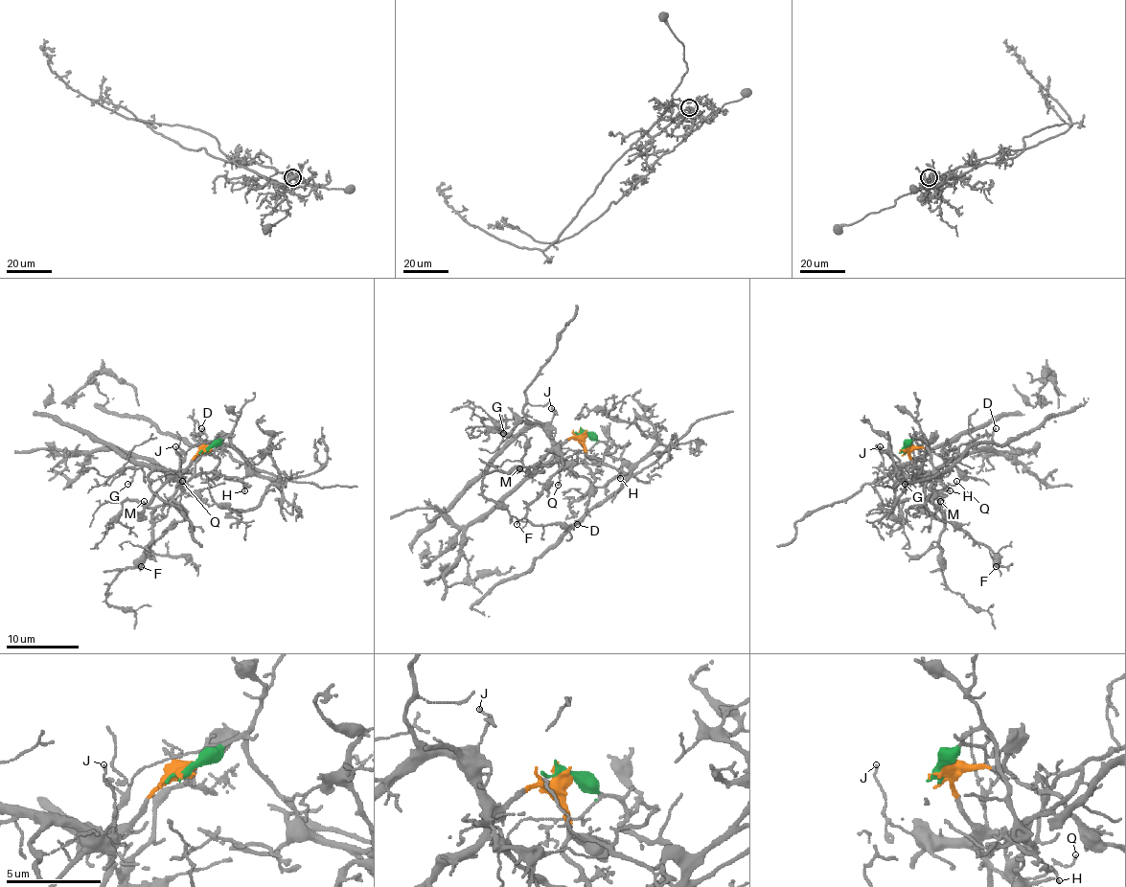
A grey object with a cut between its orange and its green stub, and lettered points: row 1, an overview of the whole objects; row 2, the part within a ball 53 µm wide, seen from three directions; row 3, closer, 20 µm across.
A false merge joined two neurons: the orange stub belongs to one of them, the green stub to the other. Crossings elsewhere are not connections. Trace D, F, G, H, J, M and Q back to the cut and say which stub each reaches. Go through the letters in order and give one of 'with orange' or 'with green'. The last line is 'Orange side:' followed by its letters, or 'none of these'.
D: with green
F: with orange
G: with orange
H: with green
J: with orange
M: with orange
Q: with orange
Orange side: F, G, J, M, Q

